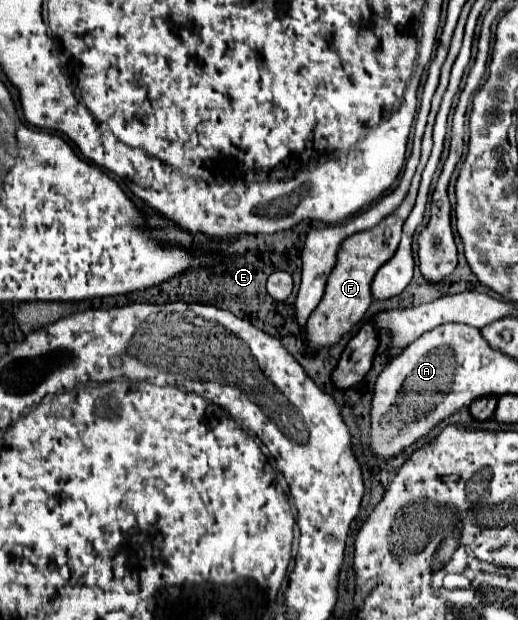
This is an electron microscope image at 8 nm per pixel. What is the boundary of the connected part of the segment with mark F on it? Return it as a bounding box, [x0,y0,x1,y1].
[307,129,431,351]

